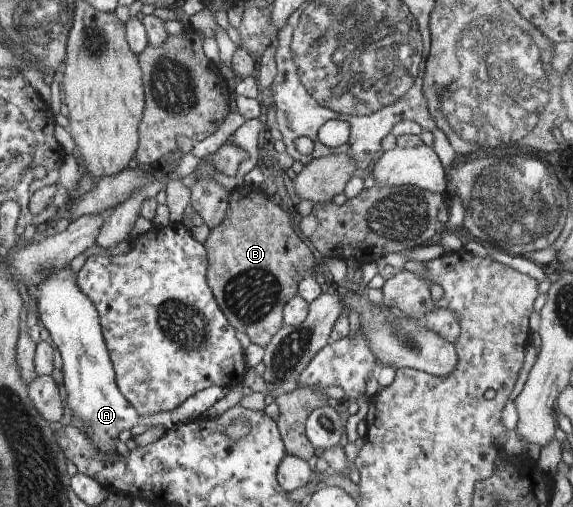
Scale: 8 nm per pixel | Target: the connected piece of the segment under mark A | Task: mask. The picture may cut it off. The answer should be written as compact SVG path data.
M66 266L60 271L56 271L42 285L36 287L32 294L37 299L36 315L38 321L49 331L53 344L58 347L63 359L64 389L68 394L66 397L68 406L73 416L78 420L78 427L84 430L87 436L97 445L97 448L103 452L116 454L114 439L119 437L122 430L131 429L134 425L144 424L151 427L160 424L169 429L176 424L185 424L196 419L194 415L196 412L200 413L201 417L205 416L206 411L230 391L230 387L212 385L212 387L202 389L202 393L190 395L184 404L171 412L142 416L134 409L133 404L125 397L125 394L121 392L120 387L117 385L117 374L113 368L112 358L109 356L108 346L105 344L100 313L90 297L79 288L77 274L74 273L74 270L70 266Z

